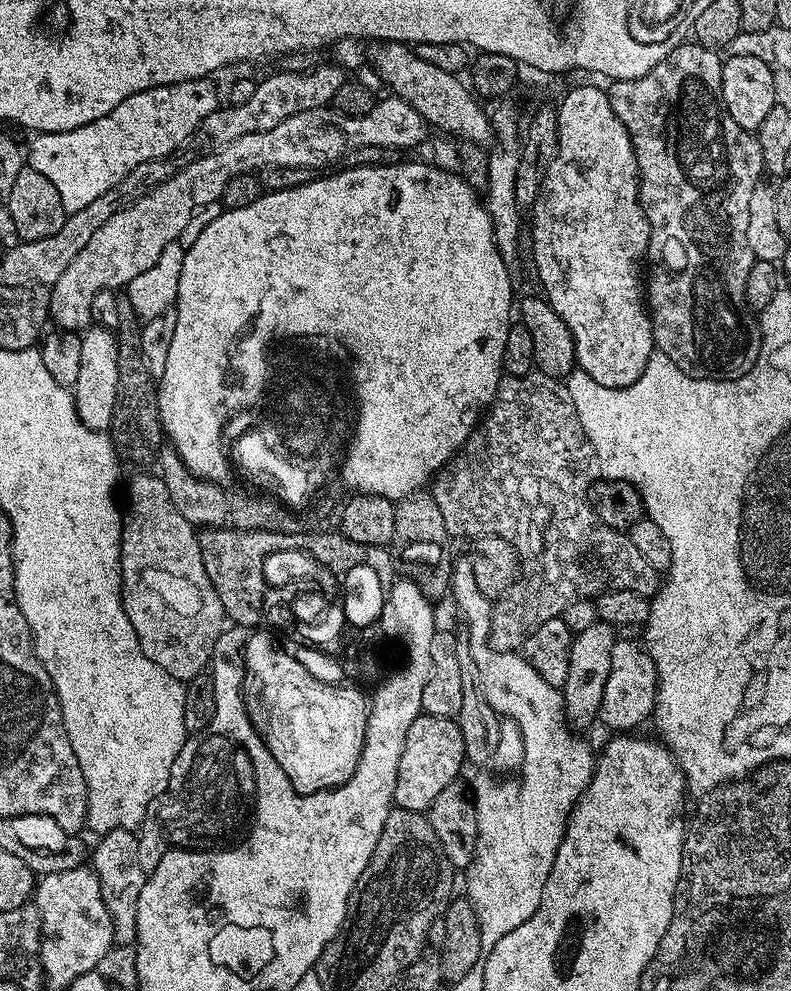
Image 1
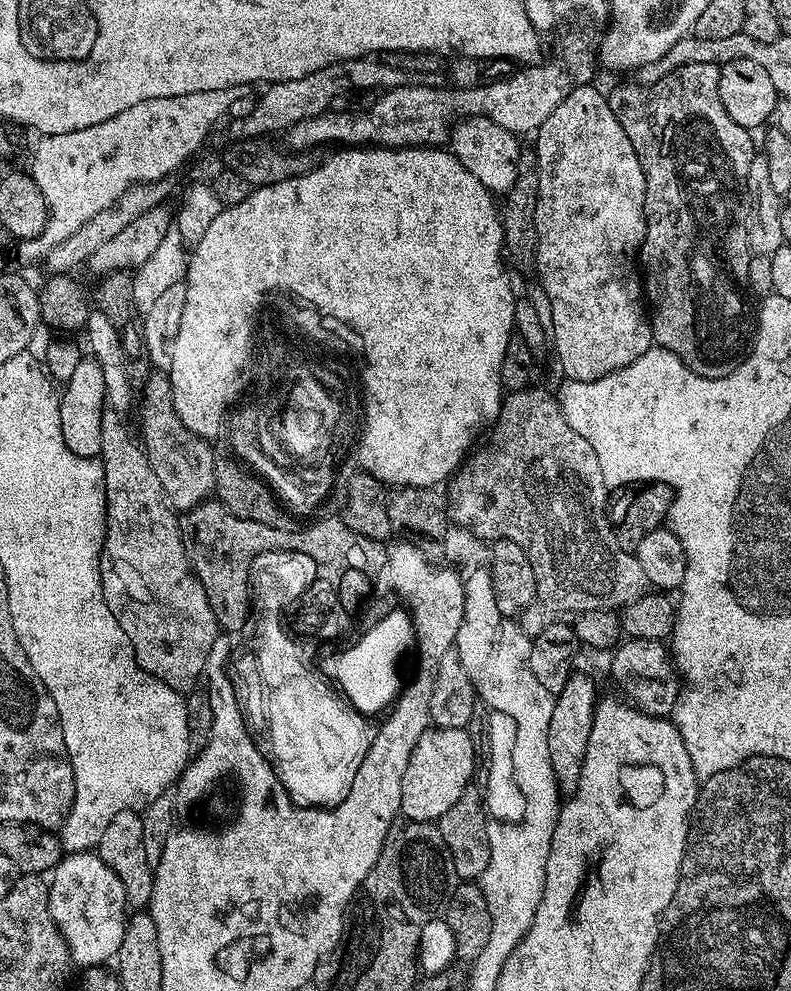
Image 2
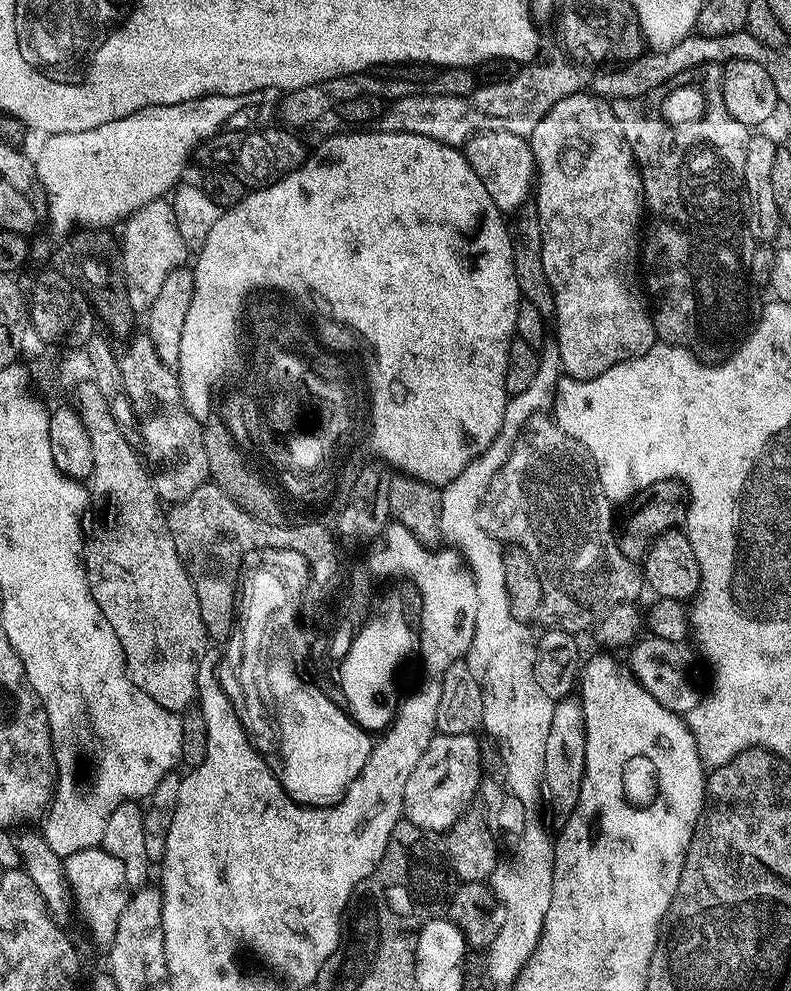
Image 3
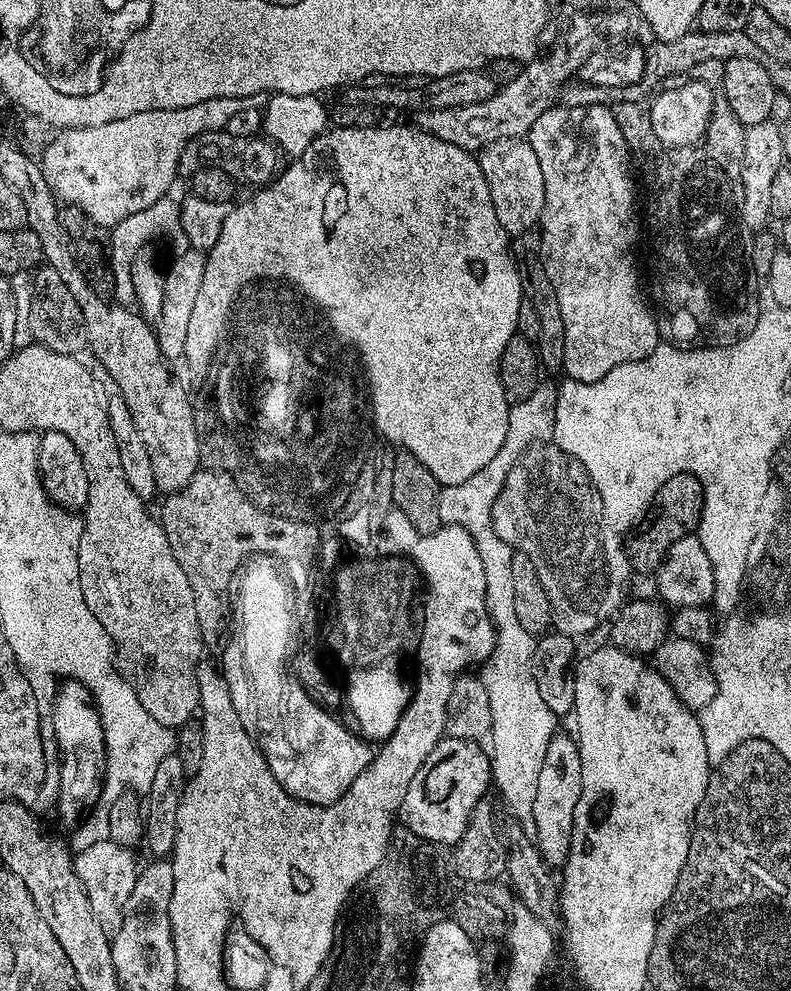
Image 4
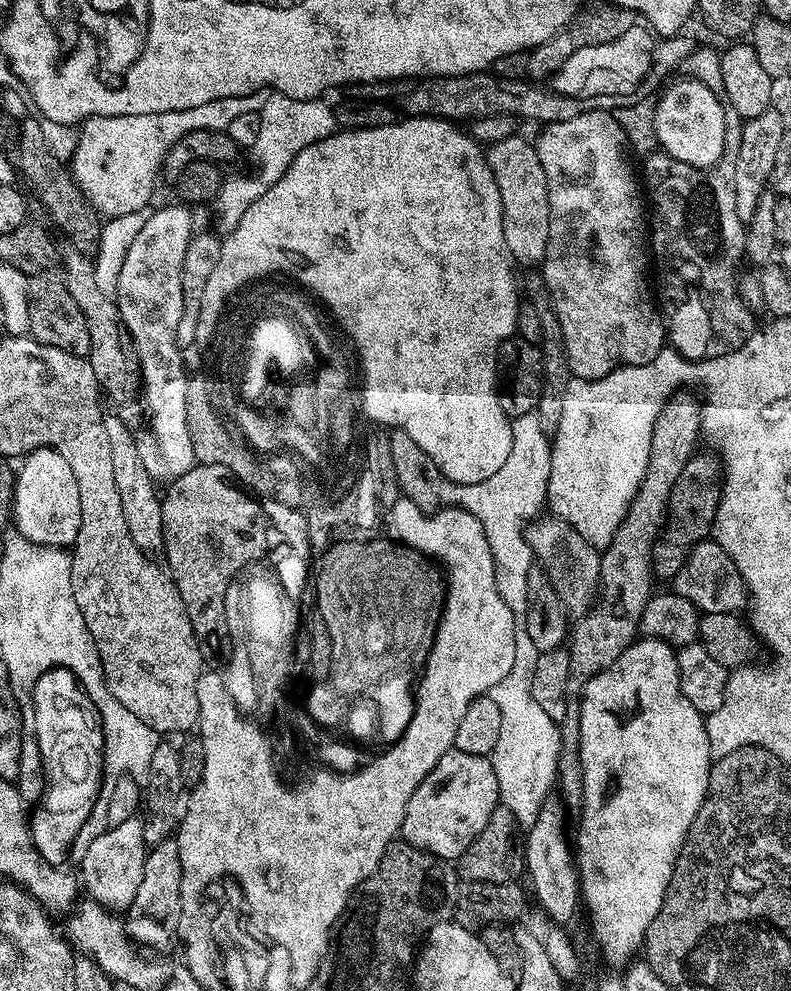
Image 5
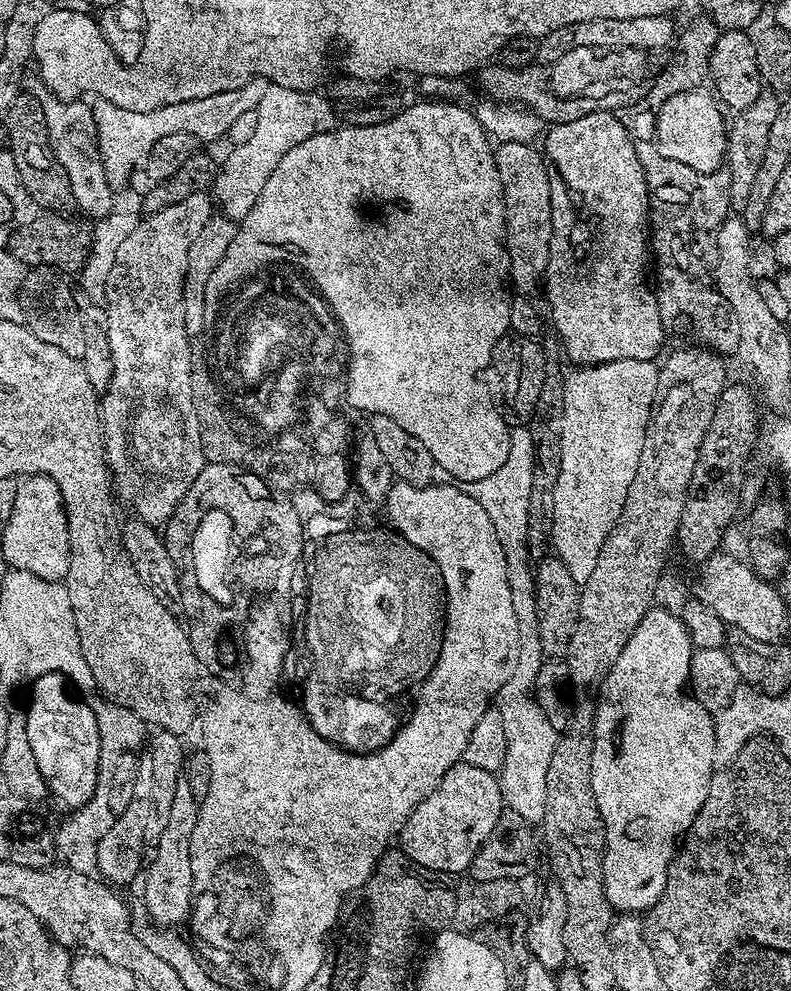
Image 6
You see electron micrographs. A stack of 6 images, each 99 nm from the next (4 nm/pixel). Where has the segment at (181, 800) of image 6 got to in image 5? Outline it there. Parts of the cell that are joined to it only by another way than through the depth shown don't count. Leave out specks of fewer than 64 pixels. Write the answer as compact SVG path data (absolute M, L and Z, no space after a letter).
M169 838L151 845L147 849L144 858L144 869L142 870L142 882L138 885L138 894L134 894L134 902L126 909L123 917L124 929L128 931L128 936L132 943L141 949L149 950L153 948L153 953L164 954L168 947L178 940L180 931L180 911L182 910L182 858L178 850L178 842L174 838Z

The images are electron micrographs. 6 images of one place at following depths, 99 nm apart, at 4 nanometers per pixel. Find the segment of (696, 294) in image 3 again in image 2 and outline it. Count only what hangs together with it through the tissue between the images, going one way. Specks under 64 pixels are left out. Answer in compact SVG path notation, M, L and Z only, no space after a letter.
M694 62L686 64L666 74L653 84L620 84L613 92L607 93L610 110L622 122L622 130L630 138L634 150L638 154L638 162L642 166L642 174L646 182L644 191L644 217L648 223L648 229L644 235L644 241L640 247L639 263L642 265L642 288L646 293L647 303L650 305L650 323L652 325L652 339L659 347L678 354L678 358L694 374L704 376L707 380L717 380L723 376L729 376L743 360L748 357L754 339L754 333L758 323L754 315L754 308L748 305L748 214L746 211L745 192L748 183L748 171L754 155L752 149L753 133L747 128L738 126L730 114L726 114L726 106L722 106L722 98L718 98L718 78L720 70L717 65L706 62Z

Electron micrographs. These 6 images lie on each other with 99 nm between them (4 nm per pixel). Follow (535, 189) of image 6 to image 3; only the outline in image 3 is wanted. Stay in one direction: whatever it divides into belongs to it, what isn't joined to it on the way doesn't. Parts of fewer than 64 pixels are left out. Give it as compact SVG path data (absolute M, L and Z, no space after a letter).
M484 132L463 145L462 151L474 174L482 178L482 186L486 186L490 198L494 198L494 206L498 206L500 212L516 214L529 203L538 173L532 145L525 137L505 132Z

